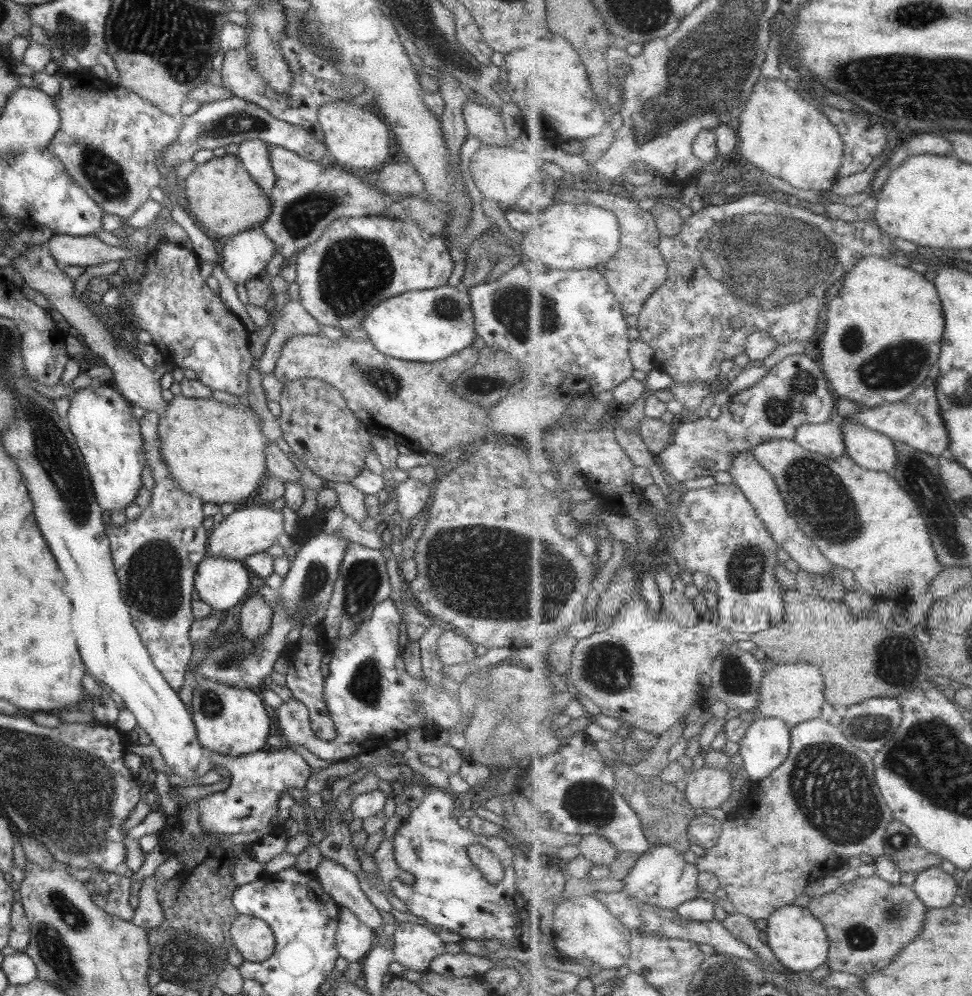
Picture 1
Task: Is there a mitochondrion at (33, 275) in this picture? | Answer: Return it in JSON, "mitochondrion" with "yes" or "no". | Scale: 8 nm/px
{"mitochondrion":"no"}

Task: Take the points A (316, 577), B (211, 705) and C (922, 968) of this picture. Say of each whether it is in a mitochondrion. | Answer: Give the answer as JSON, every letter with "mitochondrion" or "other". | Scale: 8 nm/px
{"A":"mitochondrion","B":"mitochondrion","C":"other"}

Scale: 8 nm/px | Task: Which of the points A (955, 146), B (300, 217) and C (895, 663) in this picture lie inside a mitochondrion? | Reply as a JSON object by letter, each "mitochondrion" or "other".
{"A":"other","B":"mitochondrion","C":"mitochondrion"}

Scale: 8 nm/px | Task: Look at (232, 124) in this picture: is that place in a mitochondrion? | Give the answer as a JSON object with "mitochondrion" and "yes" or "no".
{"mitochondrion":"yes"}

